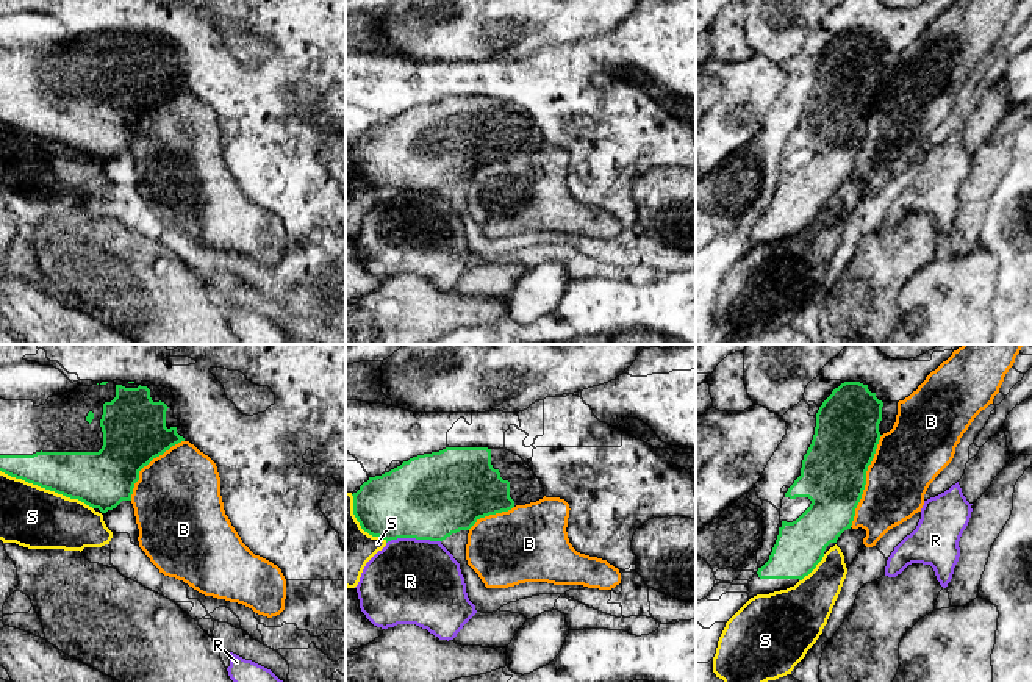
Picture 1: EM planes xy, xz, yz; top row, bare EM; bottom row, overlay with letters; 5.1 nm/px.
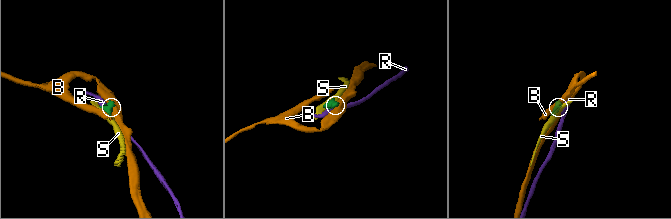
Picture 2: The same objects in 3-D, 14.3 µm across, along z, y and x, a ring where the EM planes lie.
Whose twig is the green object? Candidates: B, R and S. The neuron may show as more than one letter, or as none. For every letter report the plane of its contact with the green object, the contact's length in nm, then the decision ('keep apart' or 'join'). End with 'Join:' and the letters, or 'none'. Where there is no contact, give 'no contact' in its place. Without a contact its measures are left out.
B: contact in yz; length 500 nm; keep apart
R: contact in xz; length 280 nm; keep apart
S: contact in xy; length 500 nm; keep apart
Join: none

